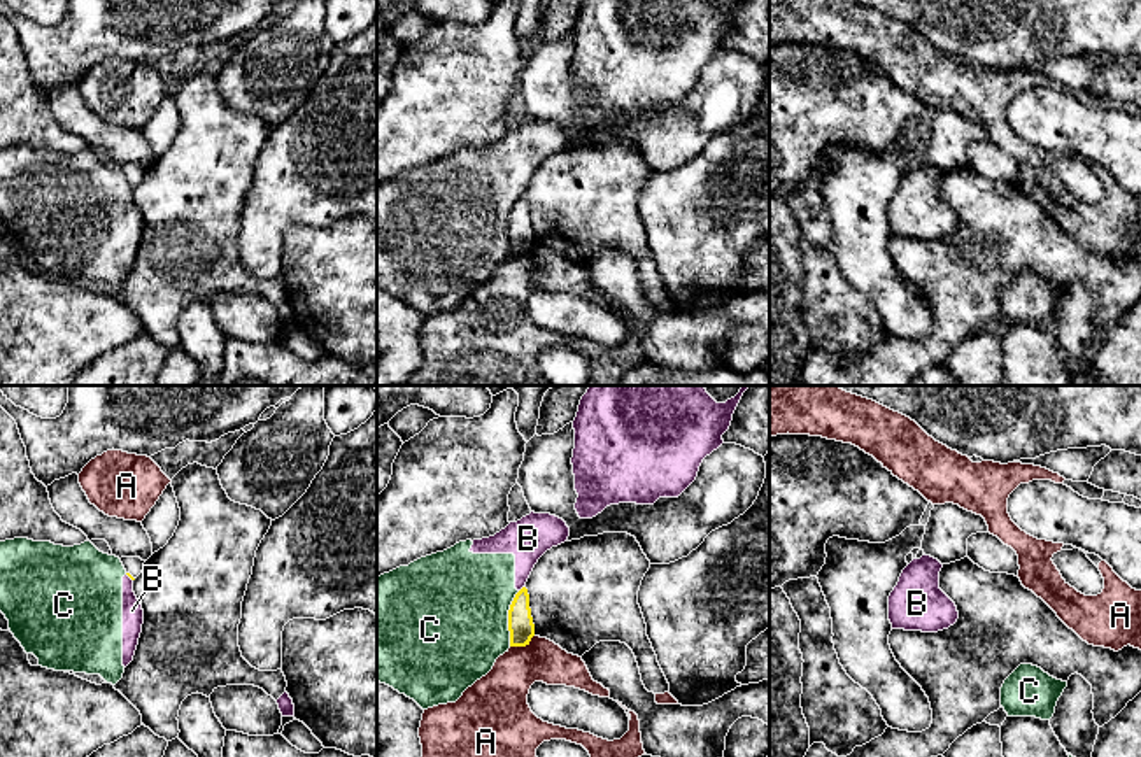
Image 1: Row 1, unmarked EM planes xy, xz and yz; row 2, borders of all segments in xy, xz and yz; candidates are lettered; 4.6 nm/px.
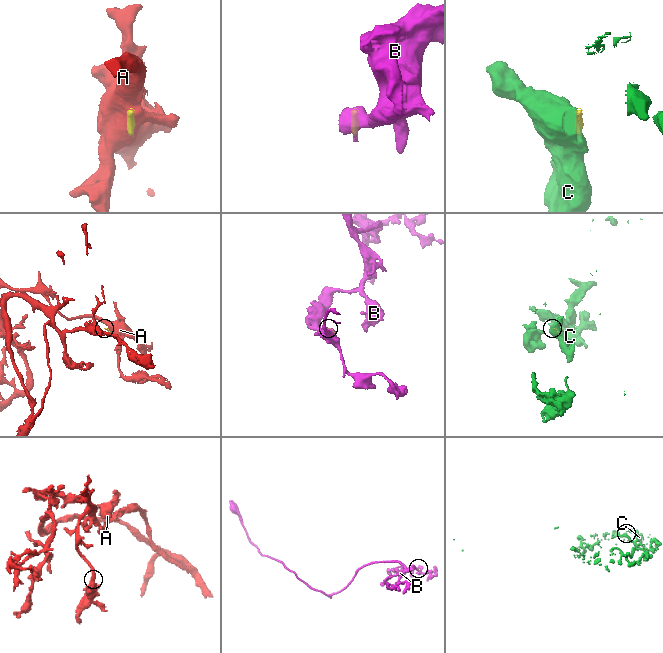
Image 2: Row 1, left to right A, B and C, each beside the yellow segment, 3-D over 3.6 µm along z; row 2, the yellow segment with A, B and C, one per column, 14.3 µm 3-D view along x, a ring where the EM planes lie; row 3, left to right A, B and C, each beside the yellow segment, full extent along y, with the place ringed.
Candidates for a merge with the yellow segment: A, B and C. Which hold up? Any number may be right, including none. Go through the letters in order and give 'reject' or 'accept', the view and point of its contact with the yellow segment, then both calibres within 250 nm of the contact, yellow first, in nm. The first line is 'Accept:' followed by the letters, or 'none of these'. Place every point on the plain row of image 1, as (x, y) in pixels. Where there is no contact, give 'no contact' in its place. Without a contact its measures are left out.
Accept: none of these
A: reject; meets yellow in xz at (523, 253); 120 nm thick on the yellow side, 240 nm on the other
B: reject; meets yellow in xz at (521, 197); 120 nm thick on the yellow side, 190 nm on the other
C: reject; meets yellow in xz at (509, 226); 120 nm thick on the yellow side, 500 nm on the other

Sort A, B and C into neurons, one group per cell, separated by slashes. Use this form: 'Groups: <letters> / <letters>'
Groups: A / B C

